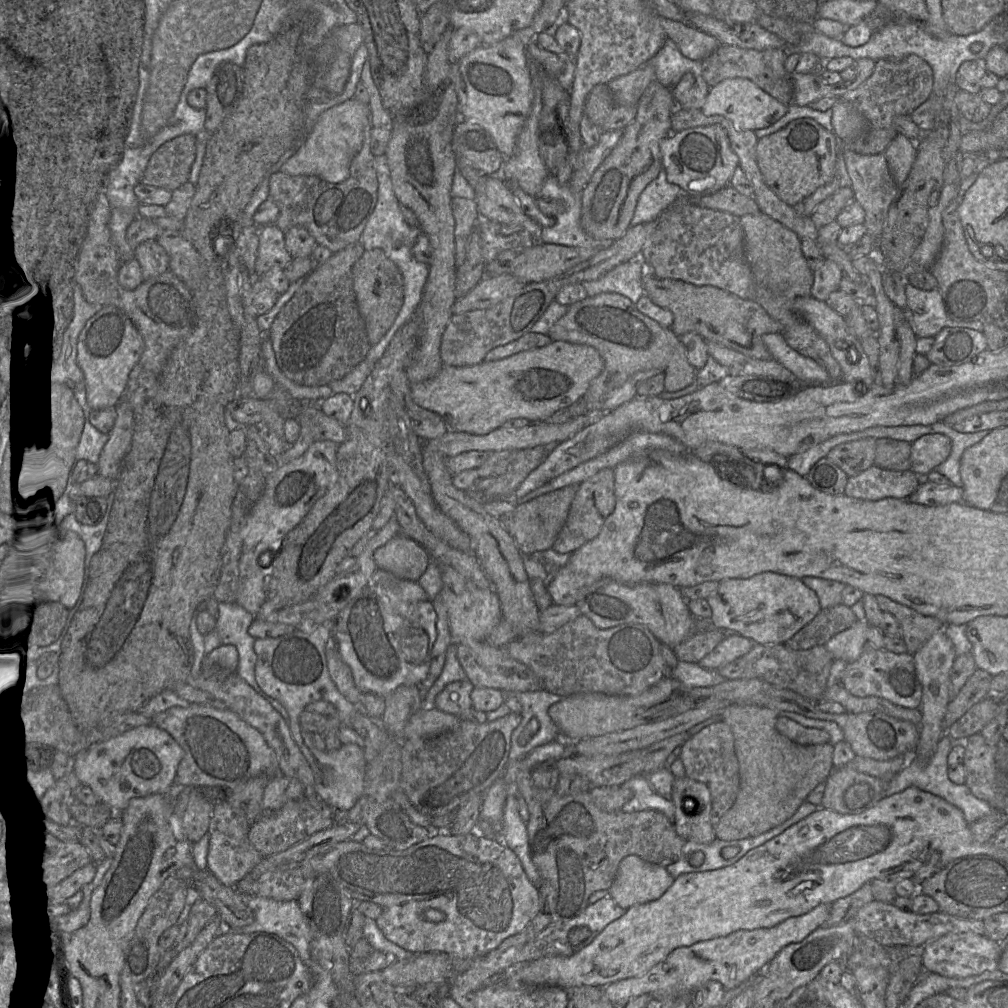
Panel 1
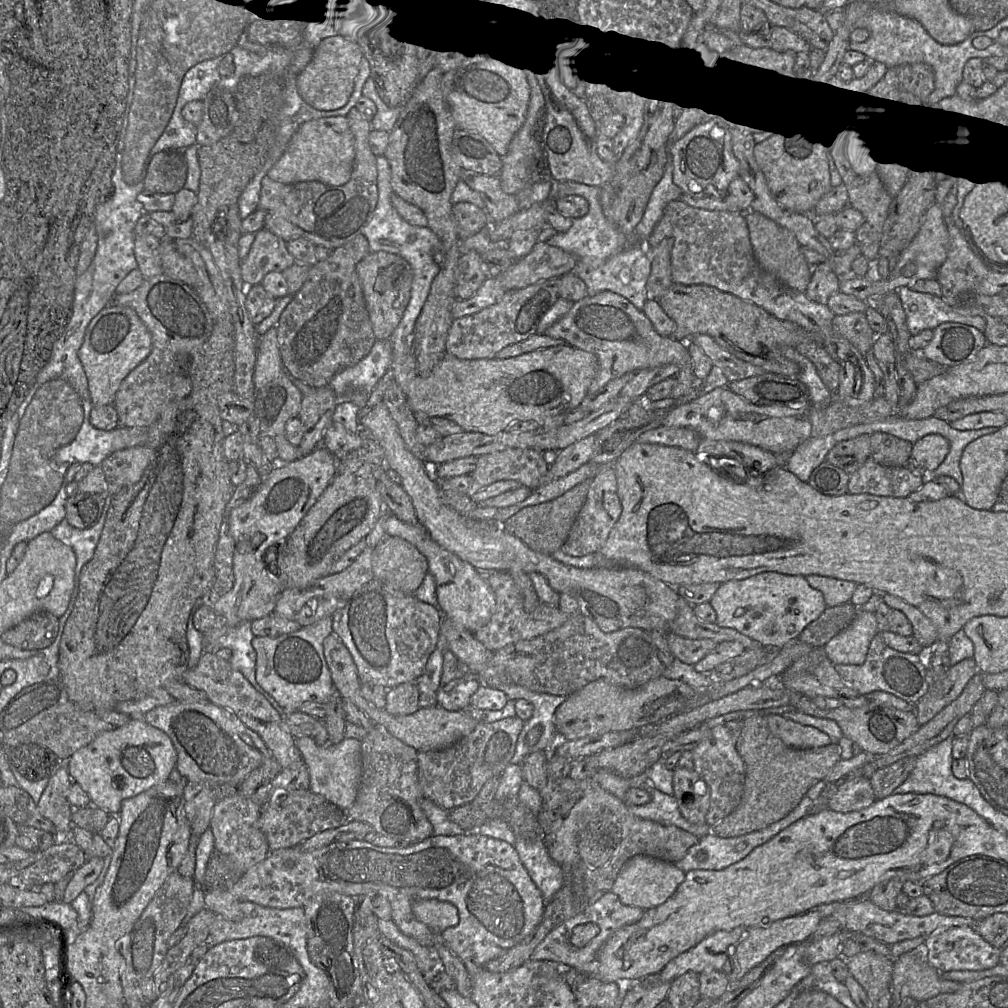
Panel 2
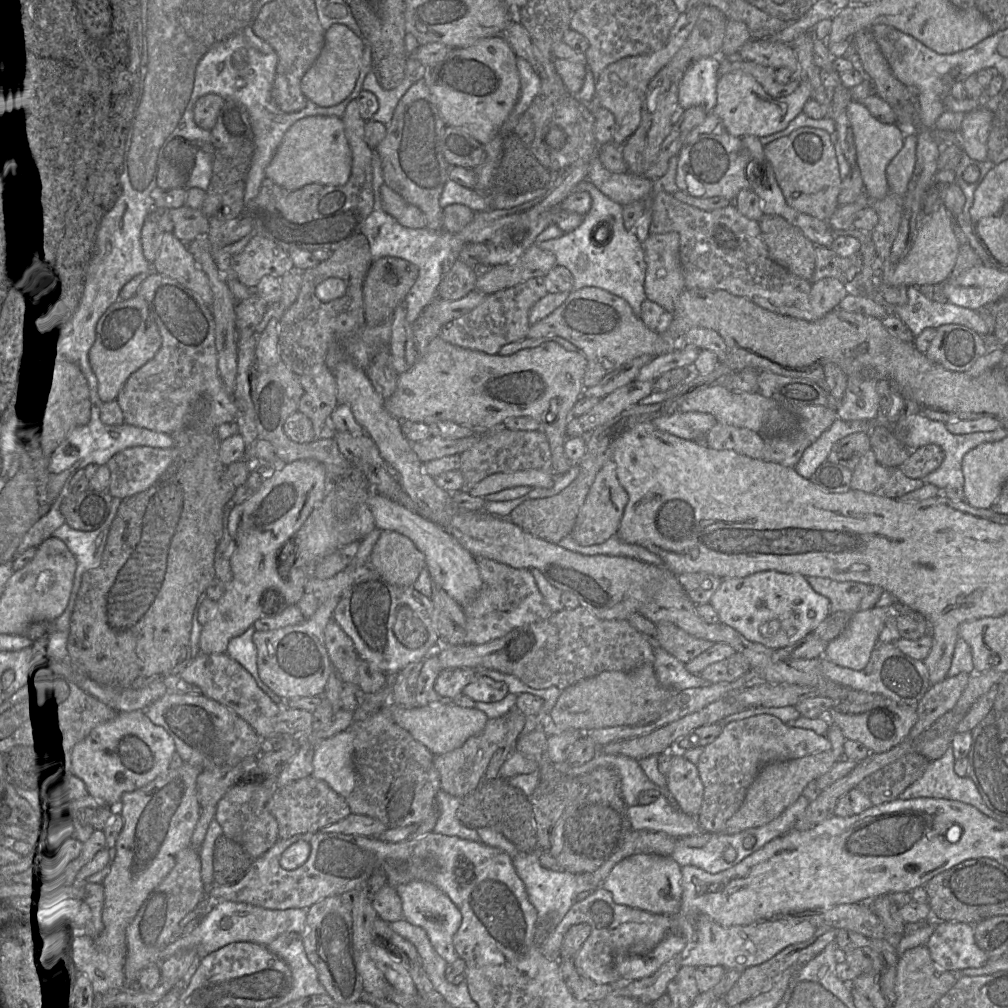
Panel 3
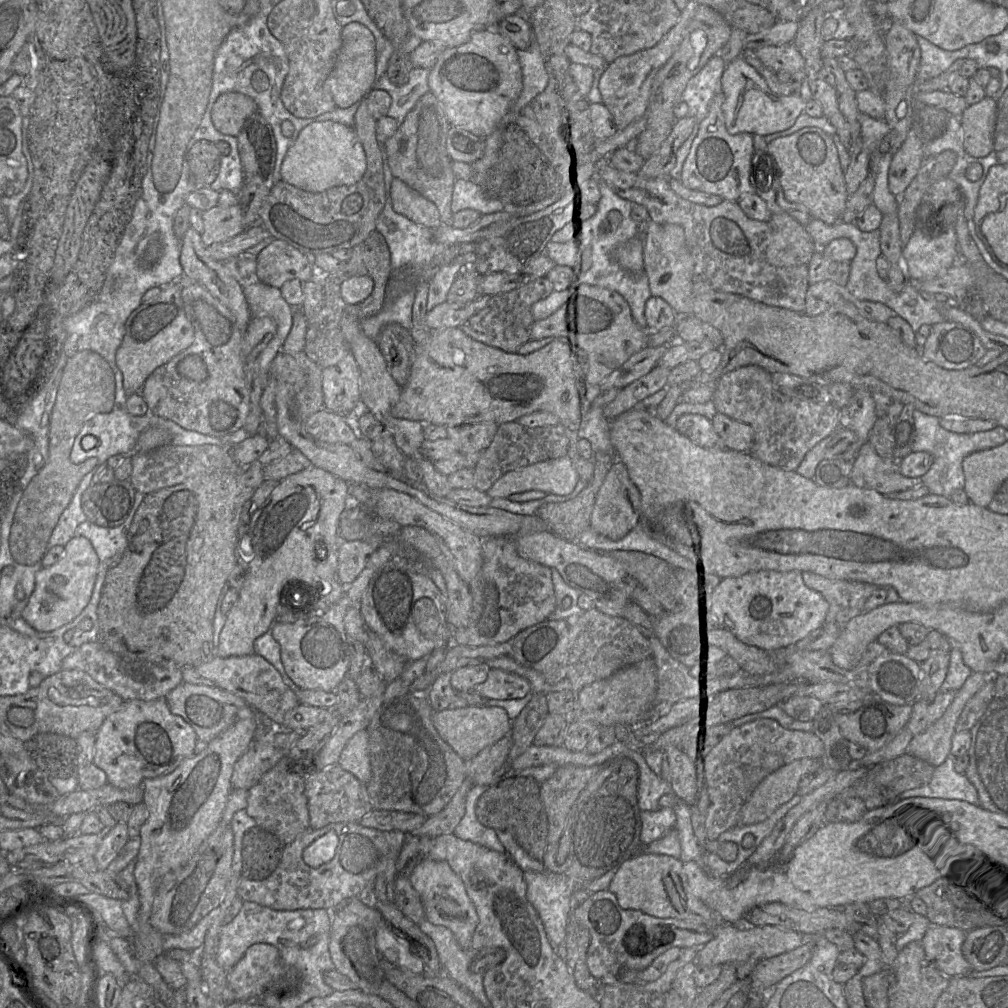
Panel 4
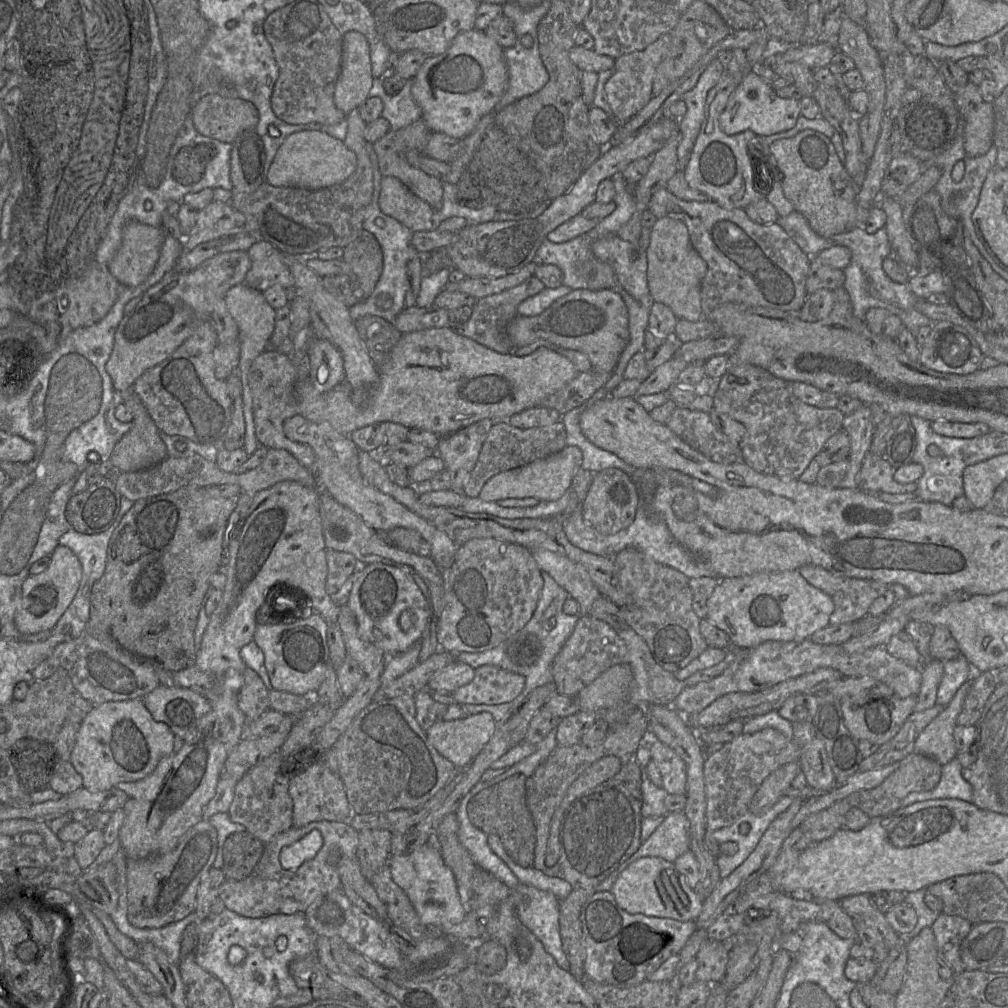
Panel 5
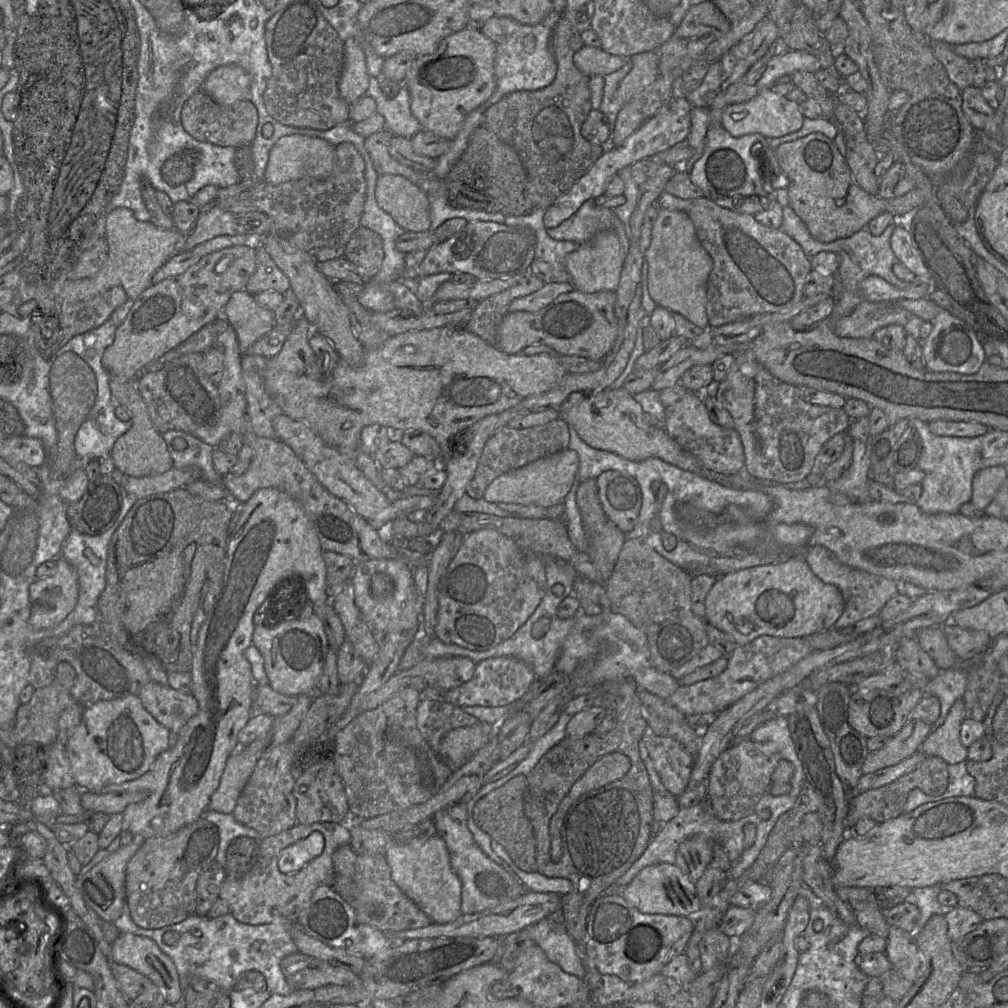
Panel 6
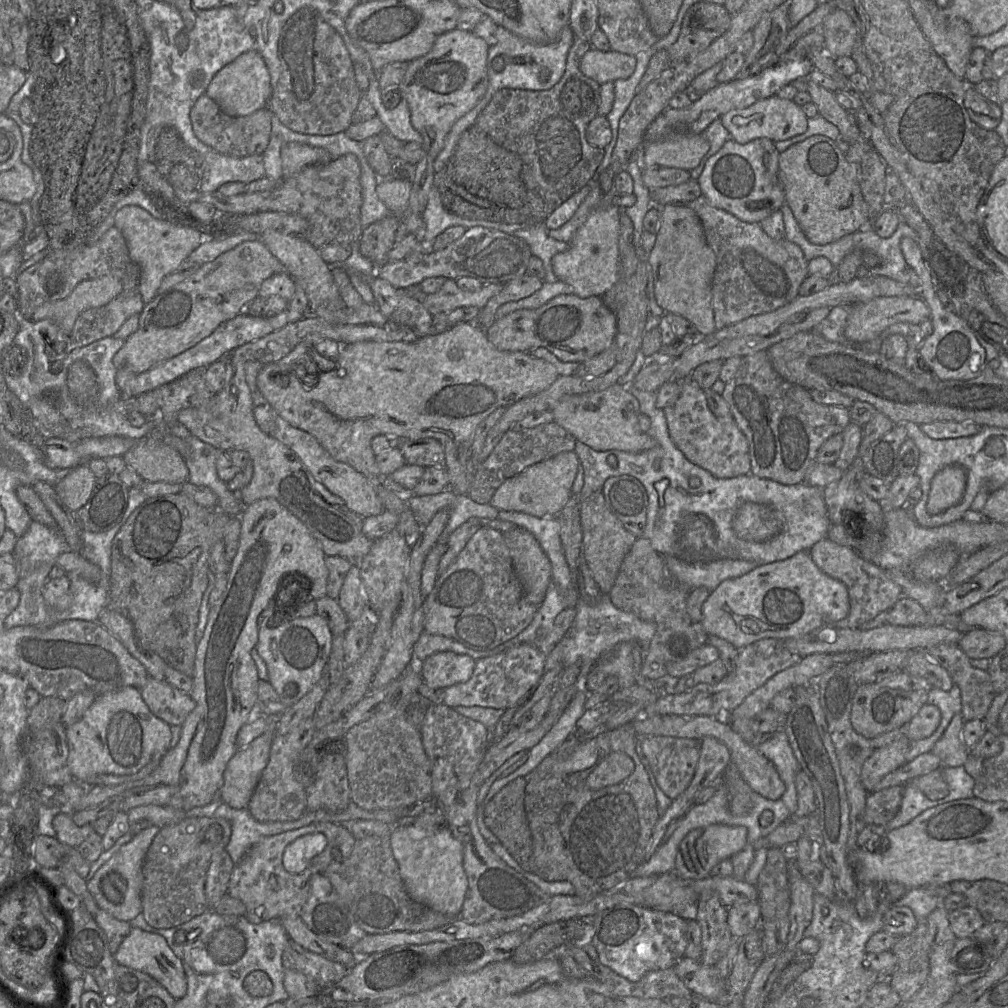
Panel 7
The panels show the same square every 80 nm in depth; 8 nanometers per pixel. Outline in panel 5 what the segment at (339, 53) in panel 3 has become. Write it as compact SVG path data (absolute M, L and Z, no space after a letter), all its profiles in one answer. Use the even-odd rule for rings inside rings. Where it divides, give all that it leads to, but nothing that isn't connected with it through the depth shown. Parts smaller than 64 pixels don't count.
M357 31L345 33L341 71L334 91L336 107L346 115L357 109L370 96L373 79L367 39Z

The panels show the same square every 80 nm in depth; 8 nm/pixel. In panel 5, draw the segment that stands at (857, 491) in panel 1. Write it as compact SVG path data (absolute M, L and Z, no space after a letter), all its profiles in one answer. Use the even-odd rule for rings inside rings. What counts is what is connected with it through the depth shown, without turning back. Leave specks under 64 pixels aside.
M868 451L858 474L859 488L869 492L916 493L918 482L901 484L894 478L895 468L884 458Z

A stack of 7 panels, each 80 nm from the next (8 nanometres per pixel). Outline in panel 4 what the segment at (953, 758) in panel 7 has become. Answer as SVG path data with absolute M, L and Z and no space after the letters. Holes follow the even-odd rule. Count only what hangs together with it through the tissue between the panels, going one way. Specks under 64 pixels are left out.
M972 672L956 692L943 716L912 739L908 752L914 753L935 767L941 765L951 753L952 737L965 704L990 678L993 677Z

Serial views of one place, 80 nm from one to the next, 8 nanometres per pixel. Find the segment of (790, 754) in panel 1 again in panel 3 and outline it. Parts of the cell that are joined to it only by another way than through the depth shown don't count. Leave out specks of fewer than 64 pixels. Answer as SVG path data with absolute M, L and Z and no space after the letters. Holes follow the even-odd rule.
M829 750L766 765L749 787L739 810L726 822L723 833L737 834L746 829L761 827L769 823L793 804L811 782L815 782L827 773L837 762L833 752Z

